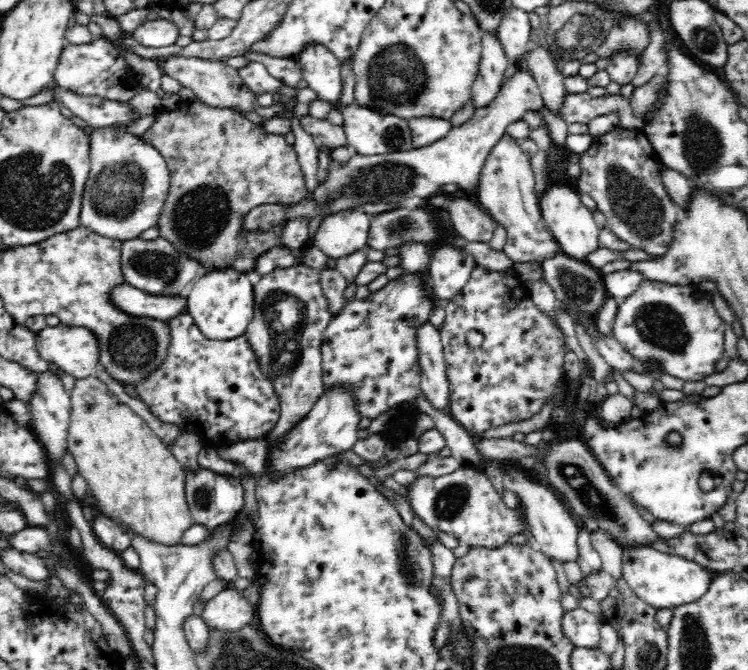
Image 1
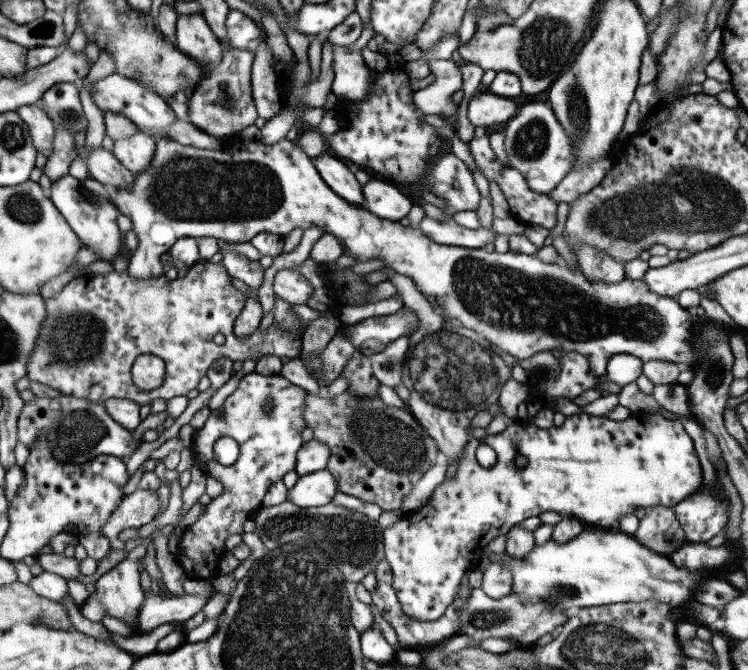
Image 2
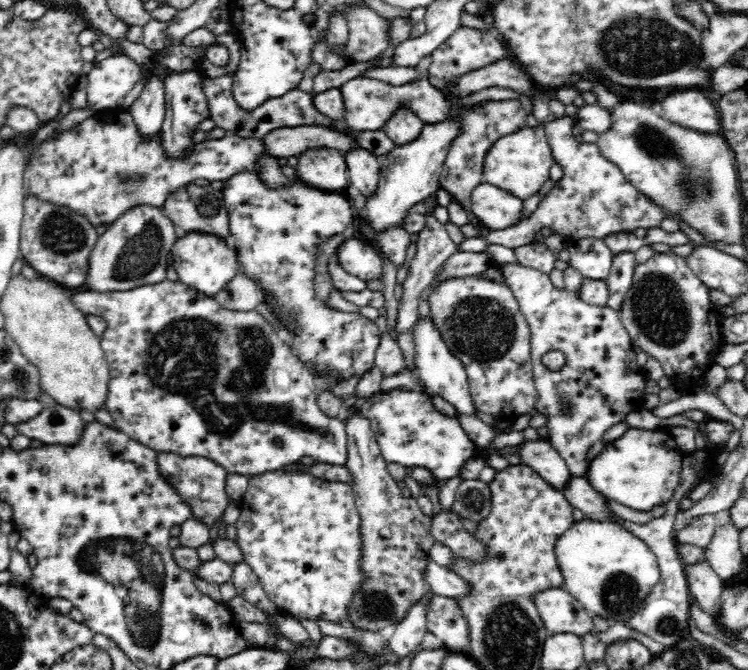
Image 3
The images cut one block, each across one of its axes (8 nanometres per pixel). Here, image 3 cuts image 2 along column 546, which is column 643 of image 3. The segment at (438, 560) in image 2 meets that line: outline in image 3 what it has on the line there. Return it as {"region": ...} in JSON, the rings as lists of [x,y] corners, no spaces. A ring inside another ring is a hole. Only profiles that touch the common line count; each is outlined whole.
{"region":[[[630,427],[591,460],[588,482],[609,501],[642,512],[666,506],[682,486],[682,465],[691,452],[680,448],[667,429]]]}

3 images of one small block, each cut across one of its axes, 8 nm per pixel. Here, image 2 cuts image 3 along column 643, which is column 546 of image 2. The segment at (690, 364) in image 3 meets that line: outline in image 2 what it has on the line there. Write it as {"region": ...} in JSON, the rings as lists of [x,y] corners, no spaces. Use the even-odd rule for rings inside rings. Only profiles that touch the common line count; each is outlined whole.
{"region":[[[281,139],[271,146],[265,146],[265,144],[257,144],[257,142],[251,142],[251,146],[247,146],[245,150],[236,150],[236,147],[232,147],[229,150],[221,151],[217,150],[203,150],[201,148],[192,148],[190,145],[185,146],[178,144],[171,140],[156,140],[153,150],[153,157],[147,165],[147,169],[139,171],[139,173],[133,173],[133,181],[129,187],[115,187],[104,185],[105,189],[109,189],[111,194],[111,202],[113,206],[119,210],[123,216],[127,216],[131,221],[131,231],[135,232],[137,236],[137,247],[132,251],[128,252],[127,255],[127,268],[128,274],[136,280],[146,280],[147,278],[156,278],[163,276],[163,270],[161,270],[161,262],[159,256],[167,251],[168,248],[177,240],[183,237],[189,237],[192,239],[199,239],[201,236],[212,236],[216,240],[224,241],[225,243],[231,244],[244,244],[248,243],[250,238],[253,238],[255,234],[267,232],[276,235],[287,235],[293,228],[301,228],[302,232],[307,227],[317,225],[323,227],[323,233],[329,233],[339,239],[341,247],[343,247],[343,255],[351,255],[357,259],[357,262],[365,262],[373,258],[381,258],[385,266],[395,271],[397,274],[409,277],[412,279],[416,288],[425,294],[425,296],[431,296],[437,302],[438,312],[443,312],[444,315],[454,318],[456,322],[459,322],[465,329],[472,330],[481,339],[487,340],[488,344],[491,344],[506,353],[510,354],[516,360],[533,356],[539,351],[549,351],[551,349],[561,351],[575,351],[587,361],[589,361],[589,369],[592,373],[599,377],[605,374],[605,368],[610,356],[613,354],[631,354],[635,358],[639,358],[641,362],[648,360],[664,360],[667,362],[673,362],[679,365],[681,368],[694,368],[695,361],[697,361],[697,354],[693,352],[693,335],[695,335],[697,318],[703,317],[702,313],[698,310],[687,310],[680,307],[677,302],[670,299],[670,297],[659,296],[659,294],[653,294],[649,292],[647,286],[642,280],[630,280],[625,278],[616,284],[602,284],[602,283],[591,283],[588,282],[581,274],[580,267],[572,270],[566,264],[564,260],[559,260],[557,263],[544,263],[535,255],[521,254],[515,251],[505,251],[499,253],[497,251],[486,252],[483,248],[468,249],[461,246],[443,246],[441,244],[435,244],[431,242],[427,236],[421,234],[419,228],[409,226],[402,226],[399,221],[391,221],[385,218],[379,218],[375,214],[371,214],[366,208],[355,208],[353,204],[349,204],[347,200],[339,198],[335,192],[321,180],[315,165],[312,163],[312,159],[303,152],[302,148],[296,144],[296,142]]]}

